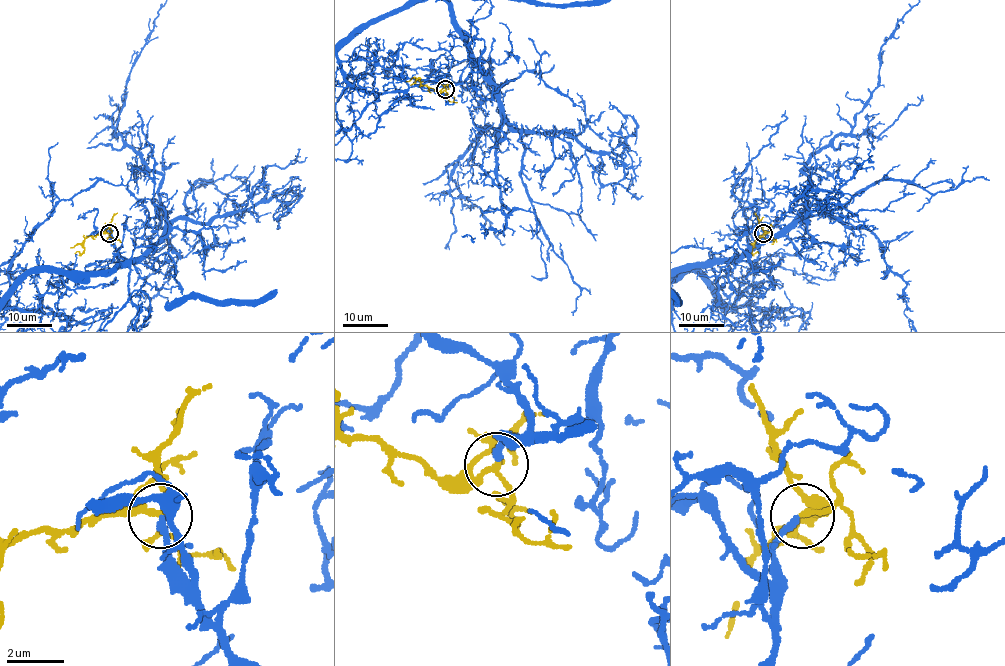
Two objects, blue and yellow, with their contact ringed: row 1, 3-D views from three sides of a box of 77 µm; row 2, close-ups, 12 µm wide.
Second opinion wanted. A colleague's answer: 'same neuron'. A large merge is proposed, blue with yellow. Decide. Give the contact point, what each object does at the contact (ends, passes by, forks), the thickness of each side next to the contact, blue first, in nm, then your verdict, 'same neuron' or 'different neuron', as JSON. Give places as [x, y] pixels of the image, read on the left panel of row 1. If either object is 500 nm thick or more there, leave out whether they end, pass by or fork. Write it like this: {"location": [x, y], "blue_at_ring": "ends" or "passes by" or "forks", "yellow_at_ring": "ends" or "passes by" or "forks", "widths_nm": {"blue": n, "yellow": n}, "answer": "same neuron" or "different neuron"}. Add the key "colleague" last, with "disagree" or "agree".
{"location": [109, 233], "blue_at_ring": "ends", "yellow_at_ring": "passes by", "widths_nm": {"blue": 200, "yellow": 160}, "answer": "same neuron", "colleague": "agree"}

